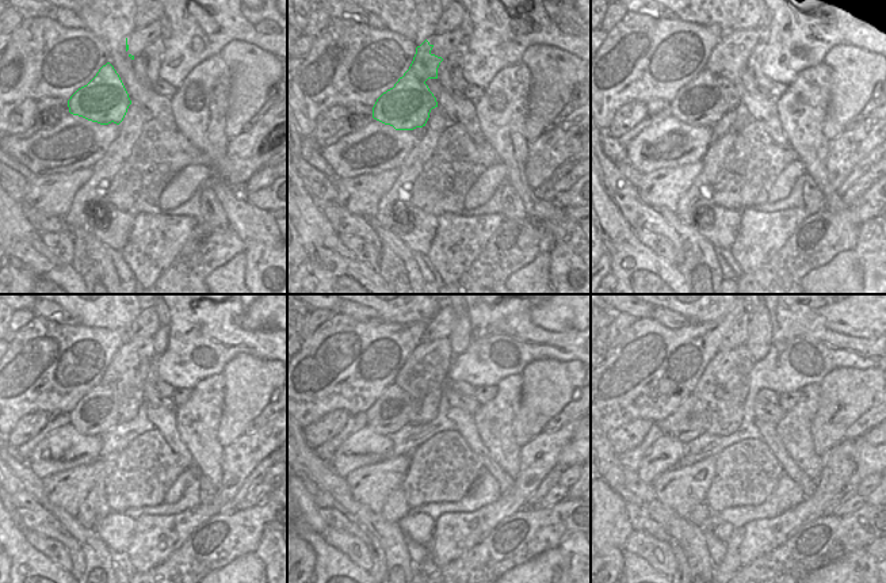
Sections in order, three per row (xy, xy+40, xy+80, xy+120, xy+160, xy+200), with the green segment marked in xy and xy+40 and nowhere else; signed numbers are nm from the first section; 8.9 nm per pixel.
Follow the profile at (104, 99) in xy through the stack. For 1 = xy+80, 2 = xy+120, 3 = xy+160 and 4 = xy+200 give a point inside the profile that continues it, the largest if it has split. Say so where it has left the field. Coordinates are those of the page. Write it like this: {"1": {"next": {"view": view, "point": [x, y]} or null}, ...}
{"1": {"next": {"view": "xy+80", "point": [713, 94]}}, "2": {"next": {"view": "xy+120", "point": [115, 399]}}, "3": {"next": {"view": "xy+160", "point": [415, 395]}}, "4": {"next": {"view": "xy+200", "point": [702, 412]}}}

